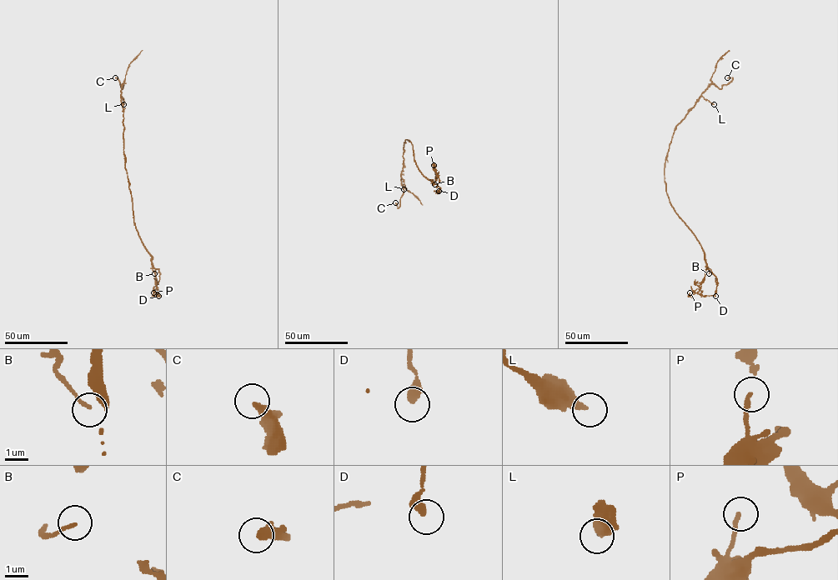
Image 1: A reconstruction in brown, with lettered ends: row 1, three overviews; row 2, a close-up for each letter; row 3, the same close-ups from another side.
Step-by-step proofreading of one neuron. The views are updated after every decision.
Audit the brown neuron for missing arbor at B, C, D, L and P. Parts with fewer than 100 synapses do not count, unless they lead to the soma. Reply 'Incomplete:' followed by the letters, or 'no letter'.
Incomplete: C

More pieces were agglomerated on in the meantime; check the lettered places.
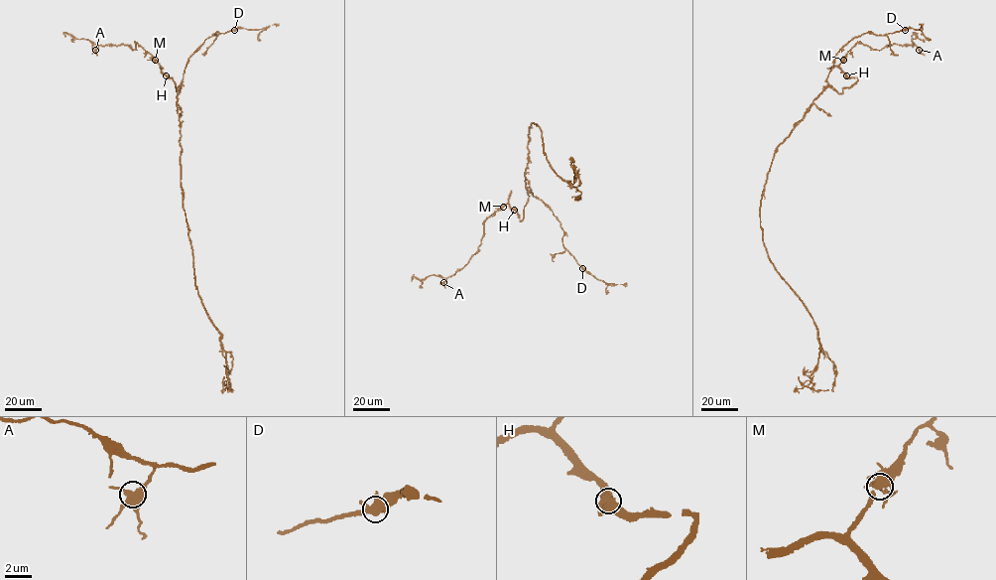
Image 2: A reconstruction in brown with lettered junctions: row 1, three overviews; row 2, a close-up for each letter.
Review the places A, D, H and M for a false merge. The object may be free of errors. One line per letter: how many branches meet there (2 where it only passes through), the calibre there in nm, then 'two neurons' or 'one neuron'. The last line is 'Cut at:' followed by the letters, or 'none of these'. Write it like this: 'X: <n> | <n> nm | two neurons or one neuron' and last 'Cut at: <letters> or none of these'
A: 4 | 550 nm | one neuron
D: 4 | 480 nm | one neuron
H: 4 | 550 nm | one neuron
M: 4 | 480 nm | one neuron
Cut at: none of these

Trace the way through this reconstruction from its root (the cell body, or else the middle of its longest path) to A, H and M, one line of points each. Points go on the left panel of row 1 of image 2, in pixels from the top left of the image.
A: (180, 144), (180, 88), (178, 93), (173, 78), (137, 43), (133, 50), (123, 44), (95, 50)
H: (180, 144), (177, 95), (180, 88), (178, 93), (173, 78), (166, 75)
M: (180, 144), (177, 95), (180, 88), (178, 93), (173, 78), (163, 73), (155, 60)

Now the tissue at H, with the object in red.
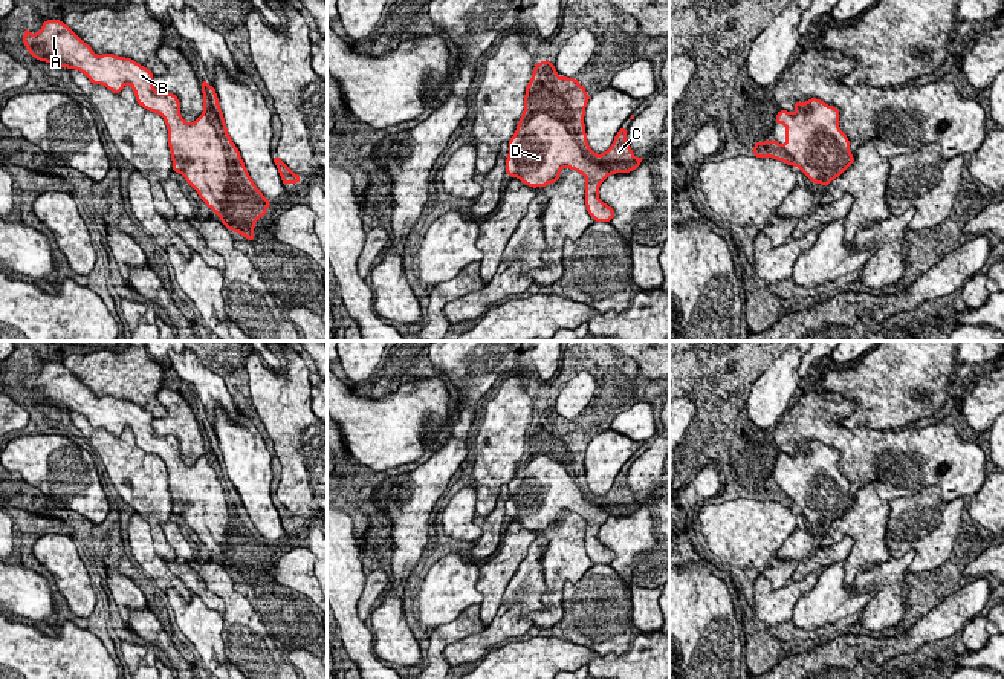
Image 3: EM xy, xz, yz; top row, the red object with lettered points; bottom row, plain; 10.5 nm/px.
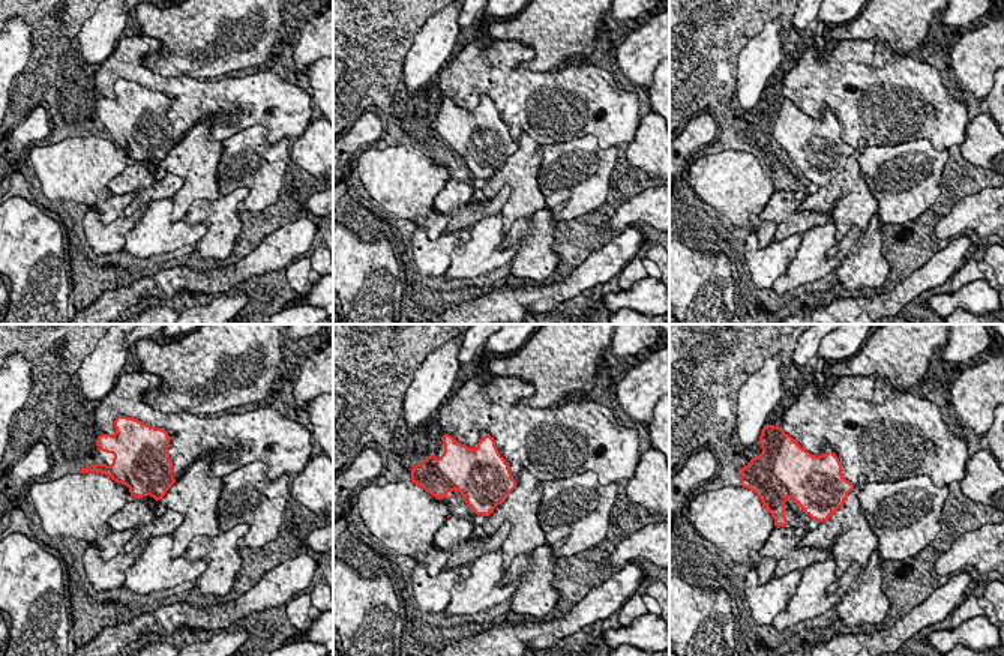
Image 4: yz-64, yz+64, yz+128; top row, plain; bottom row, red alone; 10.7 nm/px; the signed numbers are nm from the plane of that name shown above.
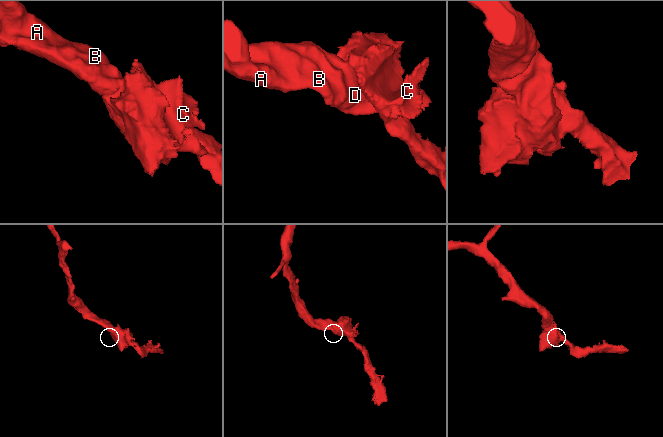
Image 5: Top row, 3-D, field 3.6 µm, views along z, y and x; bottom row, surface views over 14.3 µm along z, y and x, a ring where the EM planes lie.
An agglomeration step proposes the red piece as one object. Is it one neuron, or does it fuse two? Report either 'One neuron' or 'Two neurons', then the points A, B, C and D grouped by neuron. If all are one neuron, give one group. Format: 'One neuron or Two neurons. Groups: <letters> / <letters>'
One neuron. Groups: A B C D

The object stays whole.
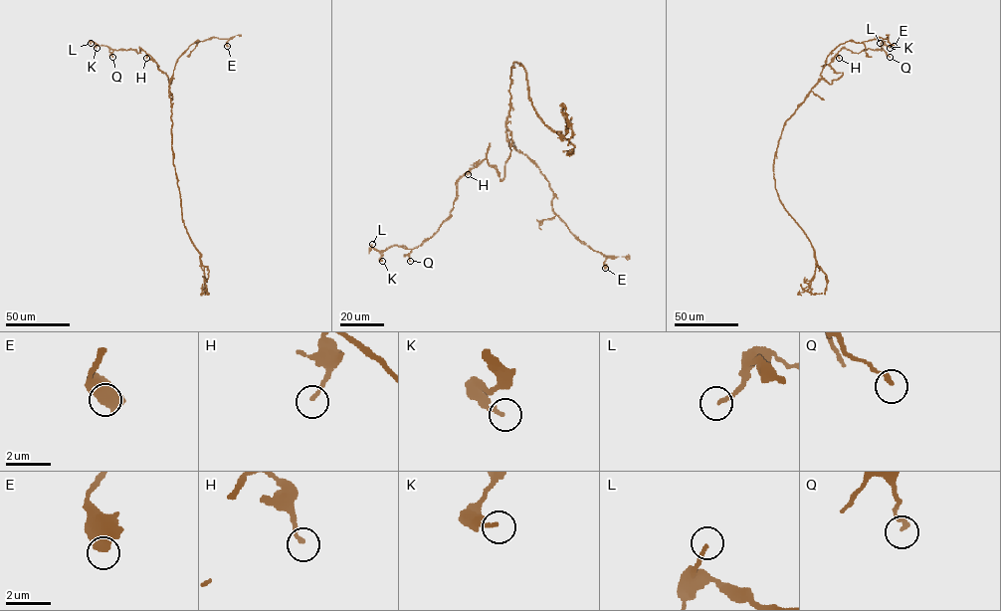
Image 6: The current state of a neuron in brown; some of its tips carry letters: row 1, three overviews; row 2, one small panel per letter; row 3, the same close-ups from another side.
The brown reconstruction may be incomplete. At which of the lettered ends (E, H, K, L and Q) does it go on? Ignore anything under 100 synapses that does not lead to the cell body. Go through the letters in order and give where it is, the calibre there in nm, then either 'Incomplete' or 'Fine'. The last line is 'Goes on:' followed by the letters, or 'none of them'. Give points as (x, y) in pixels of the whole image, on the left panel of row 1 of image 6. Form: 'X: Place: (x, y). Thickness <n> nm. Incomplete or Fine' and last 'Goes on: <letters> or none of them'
E: Place: (227, 46). Thickness 600 nm. Fine
H: Place: (146, 58). Thickness 160 nm. Fine
K: Place: (97, 48). Thickness 170 nm. Fine
L: Place: (91, 43). Thickness 150 nm. Fine
Q: Place: (112, 57). Thickness 200 nm. Fine
Goes on: none of them

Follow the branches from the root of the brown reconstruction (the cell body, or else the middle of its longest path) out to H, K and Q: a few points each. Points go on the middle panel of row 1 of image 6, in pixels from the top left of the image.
H: (509, 86), (505, 133), (510, 155), (504, 177), (500, 180), (486, 157), (468, 174)
K: (509, 86), (504, 177), (486, 157), (459, 179), (453, 209), (439, 229), (413, 249), (387, 248), (382, 261)
Q: (509, 86), (504, 177), (486, 157), (469, 169), (457, 183), (450, 215), (412, 250), (410, 261)

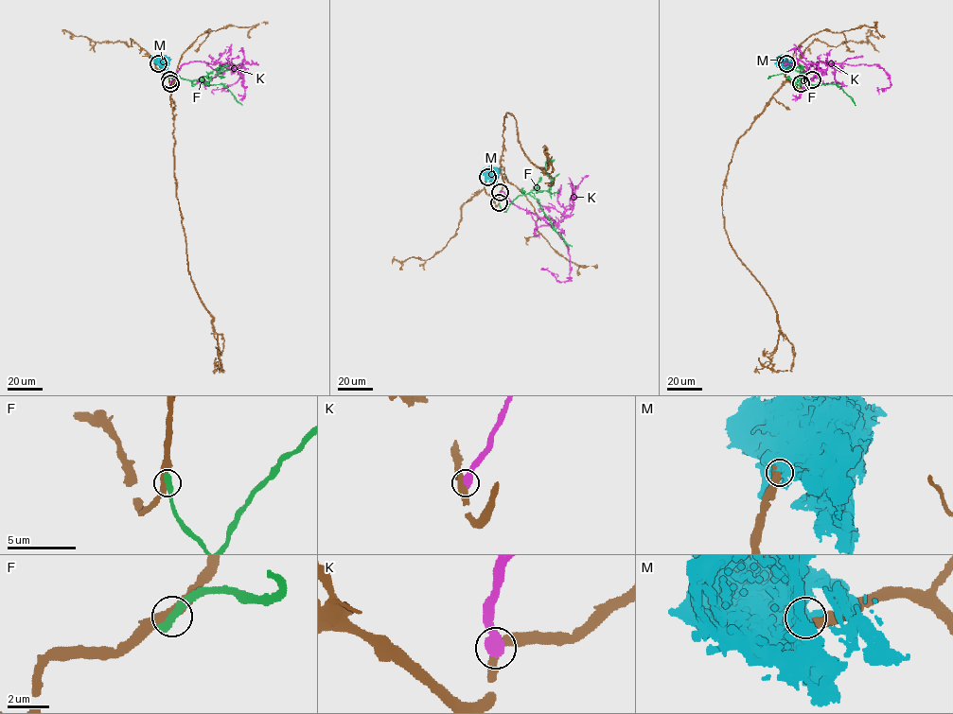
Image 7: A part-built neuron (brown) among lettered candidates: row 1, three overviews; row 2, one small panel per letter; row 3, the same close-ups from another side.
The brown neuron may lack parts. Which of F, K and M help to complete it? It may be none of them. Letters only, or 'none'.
none

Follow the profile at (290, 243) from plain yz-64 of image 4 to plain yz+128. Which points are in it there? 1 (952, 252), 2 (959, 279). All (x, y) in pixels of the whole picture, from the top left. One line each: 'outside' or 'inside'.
1: inside
2: outside

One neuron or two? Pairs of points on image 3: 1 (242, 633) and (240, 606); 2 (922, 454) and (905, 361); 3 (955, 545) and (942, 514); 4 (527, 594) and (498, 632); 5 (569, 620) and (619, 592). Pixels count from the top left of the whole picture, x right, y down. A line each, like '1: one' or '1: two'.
1: one
2: two
3: one
4: one
5: one

